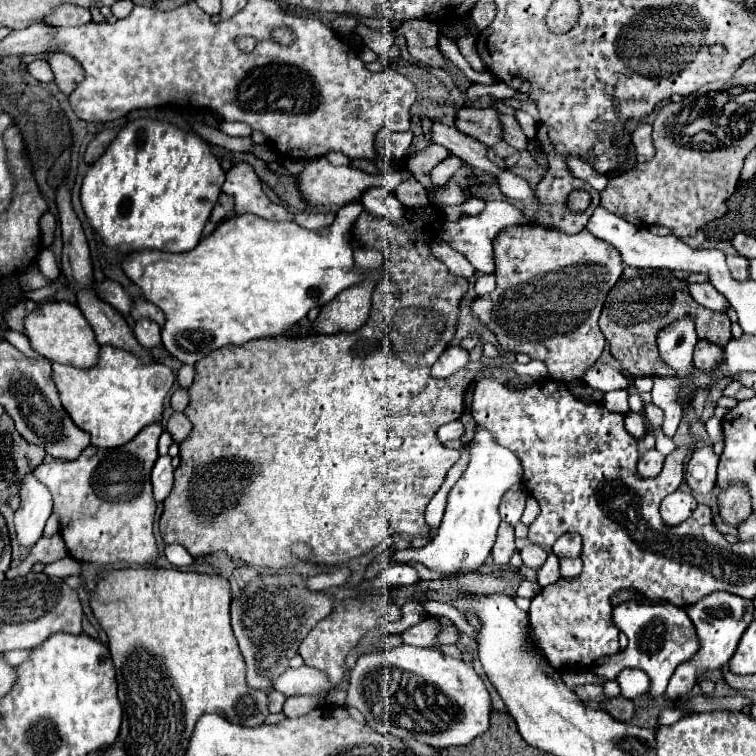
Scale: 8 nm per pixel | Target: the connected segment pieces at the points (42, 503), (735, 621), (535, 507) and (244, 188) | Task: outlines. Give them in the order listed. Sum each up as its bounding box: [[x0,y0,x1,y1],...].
[[15,474,53,548],[665,592,755,700],[521,496,539,524],[223,164,293,220]]

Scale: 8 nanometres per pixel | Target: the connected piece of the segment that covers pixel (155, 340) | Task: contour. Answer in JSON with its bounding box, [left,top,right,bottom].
[135,318,161,348]

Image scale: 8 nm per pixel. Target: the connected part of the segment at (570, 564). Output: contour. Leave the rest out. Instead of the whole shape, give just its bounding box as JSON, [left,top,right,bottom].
[561,558,583,580]

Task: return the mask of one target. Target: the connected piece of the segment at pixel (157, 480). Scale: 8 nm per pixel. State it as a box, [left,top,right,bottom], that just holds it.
[151,456,173,502]

